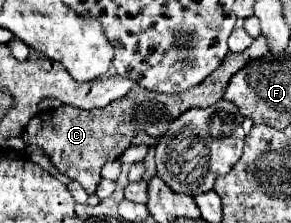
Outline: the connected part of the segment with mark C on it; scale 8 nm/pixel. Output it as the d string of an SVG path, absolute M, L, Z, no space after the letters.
M259 35L253 39L253 43L247 47L247 51L239 51L239 53L229 51L225 55L223 63L203 83L199 83L183 93L175 93L175 95L157 93L157 91L149 91L149 89L137 85L131 93L125 95L125 99L131 103L131 111L125 111L125 113L123 111L115 113L115 111L111 111L111 107L103 107L103 109L95 109L95 111L81 111L71 105L61 105L57 109L41 111L27 123L27 127L21 133L21 139L25 141L25 145L41 147L63 175L67 175L73 181L79 181L83 185L83 189L89 195L93 195L101 181L101 167L107 161L119 159L139 131L147 131L147 135L151 135L151 137L165 135L171 121L175 121L181 113L185 113L193 107L207 107L207 105L213 105L215 101L219 101L227 89L231 75L235 71L239 71L247 61L259 59L265 53L269 53L269 41L263 39L263 35Z

